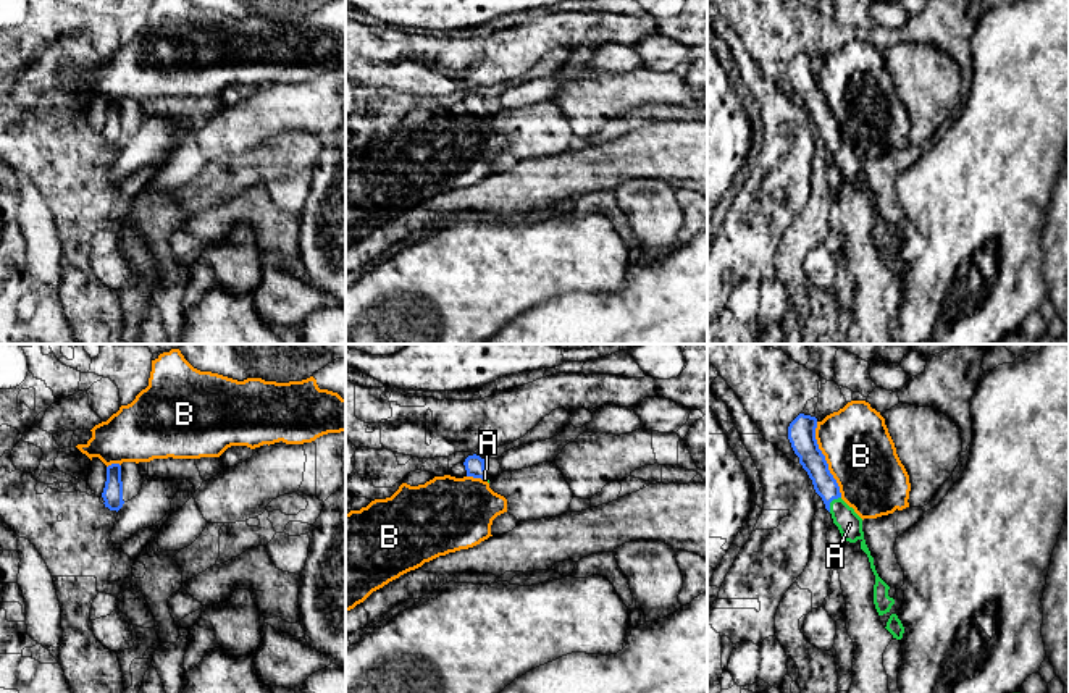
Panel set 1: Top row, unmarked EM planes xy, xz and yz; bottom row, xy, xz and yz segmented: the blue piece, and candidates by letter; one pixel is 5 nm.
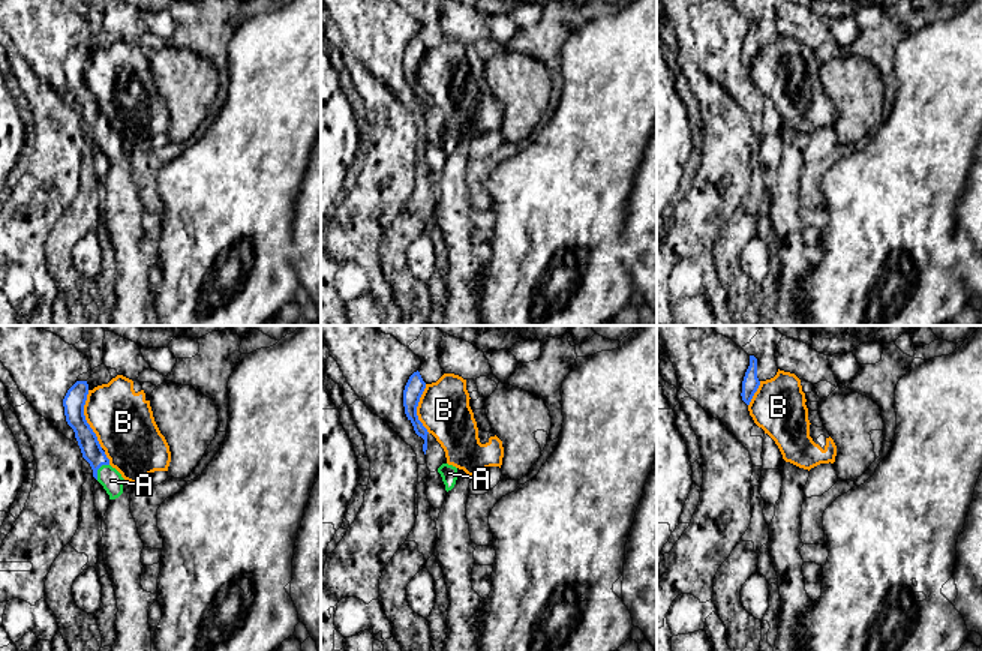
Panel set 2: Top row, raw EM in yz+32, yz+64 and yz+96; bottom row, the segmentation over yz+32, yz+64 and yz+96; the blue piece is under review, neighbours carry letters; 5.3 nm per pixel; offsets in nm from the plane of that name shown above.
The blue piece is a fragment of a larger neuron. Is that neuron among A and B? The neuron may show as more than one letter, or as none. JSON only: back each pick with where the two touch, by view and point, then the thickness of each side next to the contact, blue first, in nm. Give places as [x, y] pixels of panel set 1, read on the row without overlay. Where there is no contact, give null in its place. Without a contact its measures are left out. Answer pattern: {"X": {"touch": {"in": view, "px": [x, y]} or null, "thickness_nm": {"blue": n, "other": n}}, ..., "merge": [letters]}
{"A": {"touch": {"in": "yz", "px": [830, 139]}, "thickness_nm": {"blue": 120, "other": 120}}, "merge": ["A"]}

